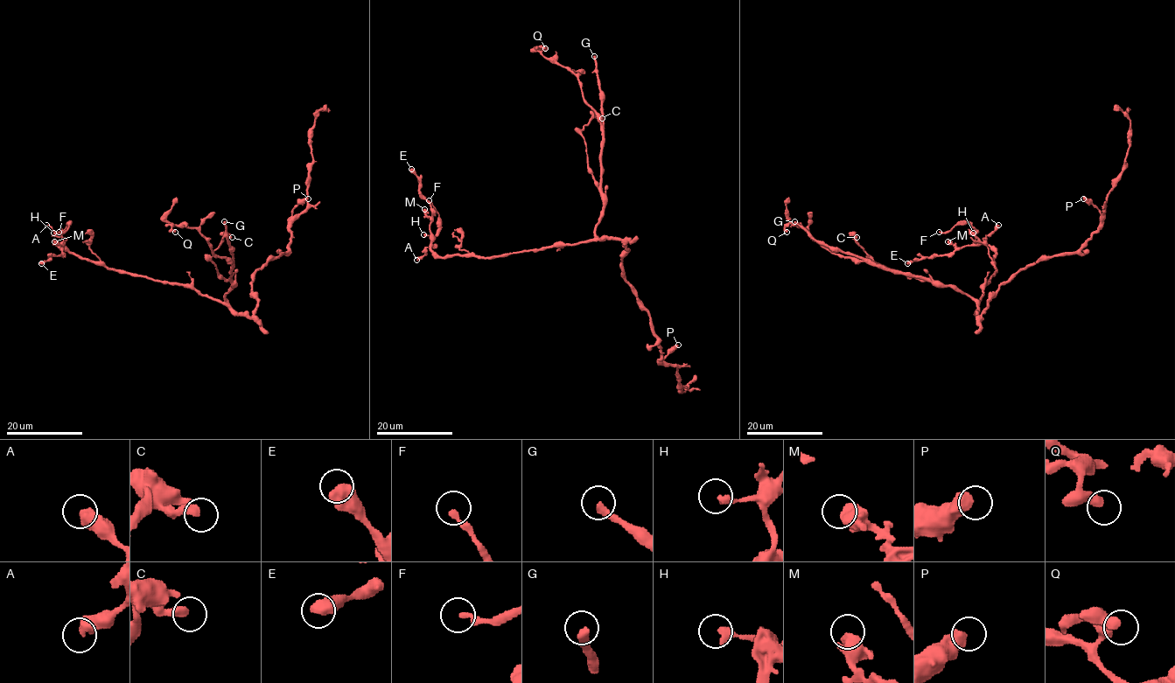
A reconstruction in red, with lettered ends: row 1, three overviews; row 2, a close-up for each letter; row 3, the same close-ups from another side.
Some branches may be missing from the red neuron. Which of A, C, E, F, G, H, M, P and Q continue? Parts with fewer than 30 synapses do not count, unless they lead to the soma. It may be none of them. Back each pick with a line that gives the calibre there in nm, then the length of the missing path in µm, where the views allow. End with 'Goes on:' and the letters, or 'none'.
G: 360 nm | 30 µm
Goes on: G

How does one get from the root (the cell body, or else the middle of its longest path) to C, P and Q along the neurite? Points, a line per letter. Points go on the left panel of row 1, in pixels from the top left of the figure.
C: (254, 314), (251, 317), (238, 315), (225, 299), (233, 284), (217, 272), (212, 261), (223, 236), (232, 237)
P: (254, 314), (257, 299), (253, 294), (253, 275), (289, 249), (291, 211), (308, 198)
Q: (254, 314), (238, 315), (225, 299), (233, 286), (232, 262), (216, 256), (196, 229), (171, 223), (175, 232)

